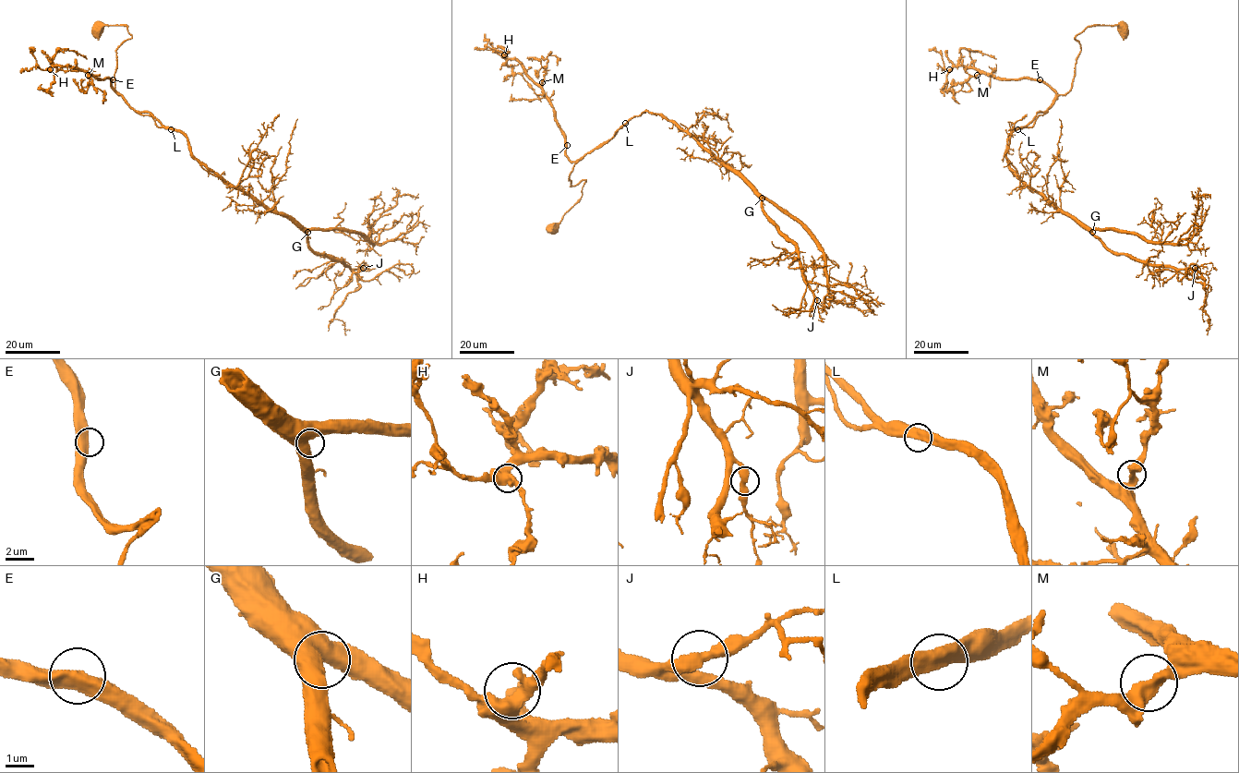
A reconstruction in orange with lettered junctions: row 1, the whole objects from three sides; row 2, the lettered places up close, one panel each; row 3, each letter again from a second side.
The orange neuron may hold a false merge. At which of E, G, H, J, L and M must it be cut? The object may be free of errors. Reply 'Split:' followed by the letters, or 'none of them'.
Split: none of them

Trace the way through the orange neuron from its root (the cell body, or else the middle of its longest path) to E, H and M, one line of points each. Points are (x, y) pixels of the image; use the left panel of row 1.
E: (98, 29), (104, 26), (126, 26), (131, 36), (116, 51), (114, 90), (121, 95), (112, 88), (113, 79)
H: (98, 29), (126, 26), (131, 36), (116, 51), (114, 90), (121, 95), (108, 78), (69, 66), (50, 69)
M: (98, 29), (126, 26), (131, 36), (116, 51), (114, 90), (121, 95), (108, 78), (88, 75)

